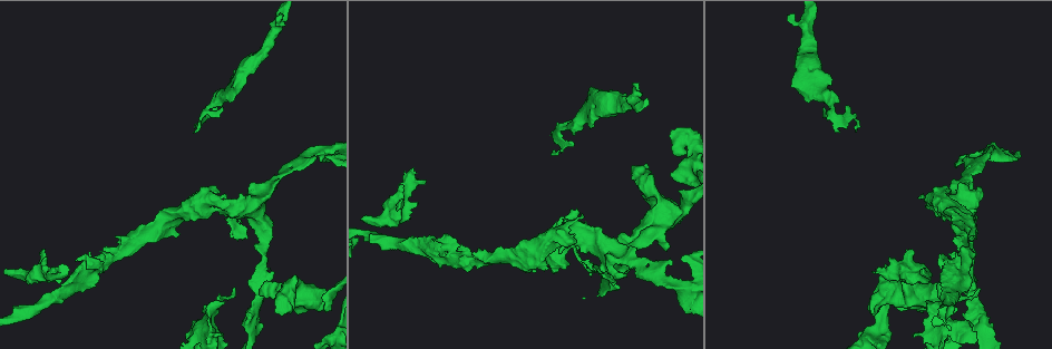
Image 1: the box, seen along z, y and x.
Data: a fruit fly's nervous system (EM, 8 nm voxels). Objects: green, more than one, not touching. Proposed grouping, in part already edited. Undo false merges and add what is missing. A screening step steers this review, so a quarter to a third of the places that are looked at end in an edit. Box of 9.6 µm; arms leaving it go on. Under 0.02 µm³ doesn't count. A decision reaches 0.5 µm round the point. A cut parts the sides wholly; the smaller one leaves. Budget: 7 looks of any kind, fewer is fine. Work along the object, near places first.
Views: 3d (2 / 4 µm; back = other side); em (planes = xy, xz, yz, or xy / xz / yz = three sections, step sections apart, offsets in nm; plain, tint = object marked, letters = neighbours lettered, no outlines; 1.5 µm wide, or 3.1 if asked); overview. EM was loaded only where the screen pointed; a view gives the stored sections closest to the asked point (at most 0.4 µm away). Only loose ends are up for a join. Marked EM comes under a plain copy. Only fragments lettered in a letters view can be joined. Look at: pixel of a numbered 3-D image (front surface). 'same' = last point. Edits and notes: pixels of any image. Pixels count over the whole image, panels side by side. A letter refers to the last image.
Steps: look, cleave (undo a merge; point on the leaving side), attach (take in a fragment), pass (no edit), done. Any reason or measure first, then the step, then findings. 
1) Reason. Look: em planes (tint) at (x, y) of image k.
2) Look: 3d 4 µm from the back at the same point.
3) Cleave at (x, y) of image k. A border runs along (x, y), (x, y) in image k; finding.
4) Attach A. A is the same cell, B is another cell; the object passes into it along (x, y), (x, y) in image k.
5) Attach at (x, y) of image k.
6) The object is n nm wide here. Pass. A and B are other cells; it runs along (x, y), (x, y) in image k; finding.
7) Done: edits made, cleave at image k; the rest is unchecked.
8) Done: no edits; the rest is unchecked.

Free end. Look: 3d 4 µm at (634, 167) of image 1.

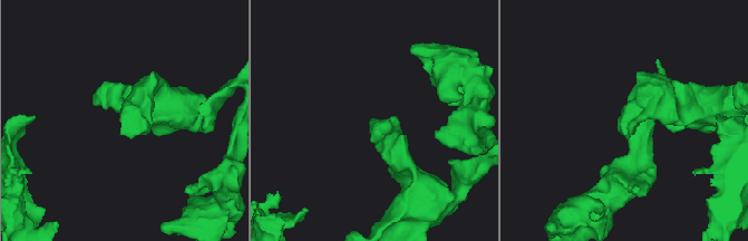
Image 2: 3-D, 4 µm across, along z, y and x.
Now the EM. Look: em xy step 4 (tint) at (122, 133) of image 2.

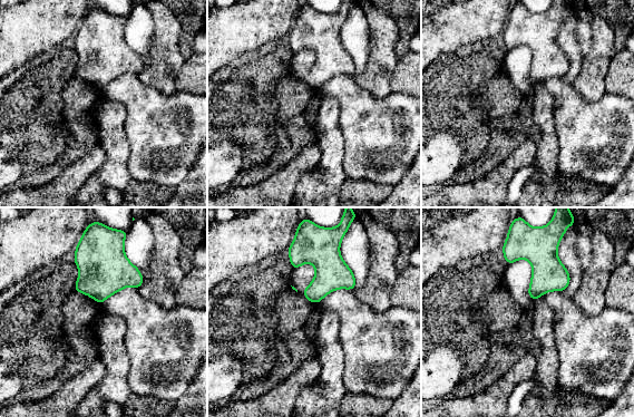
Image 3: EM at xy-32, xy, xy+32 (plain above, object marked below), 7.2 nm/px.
What lies round it. Look: em xy step 4 (letters) at the same point.

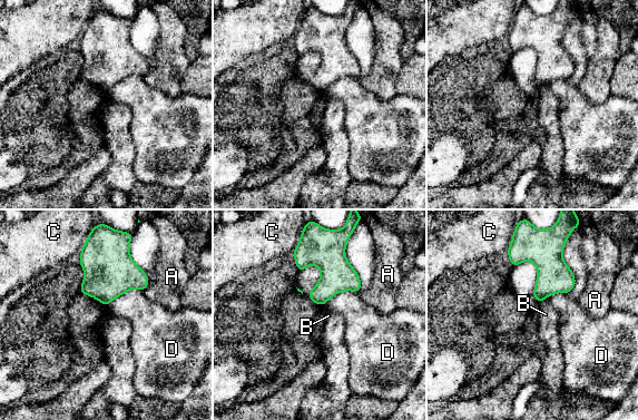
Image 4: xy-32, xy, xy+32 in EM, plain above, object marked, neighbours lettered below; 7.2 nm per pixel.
The object is 150 nm wide here. Pass. A, B, C and D are other cells; no lettered fragment goes on from it.

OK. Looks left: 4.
Closes a loop. Look: 3d 4 µm at (807, 93) of image 1.

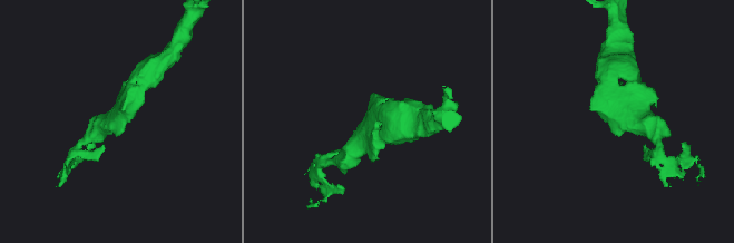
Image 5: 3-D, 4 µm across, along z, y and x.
Look: em planes (letters) at (371, 117) of image 5.

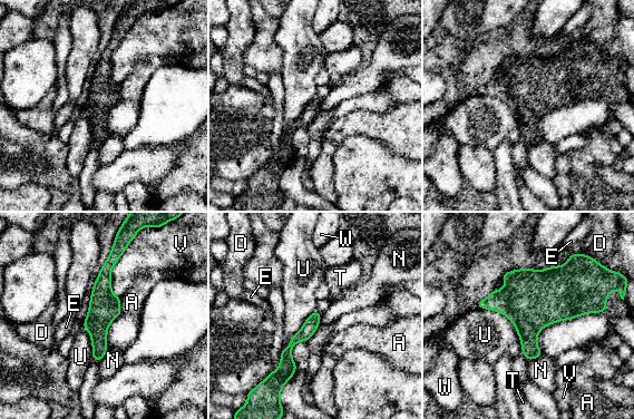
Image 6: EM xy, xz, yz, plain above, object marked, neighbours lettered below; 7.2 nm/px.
Pass. A, D, E, N, T, U, V and W are other cells; a border runs along (122, 298), (120, 313) in image 6; all the same cell.

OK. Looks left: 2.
Done: no edits; the rest is unchecked.

